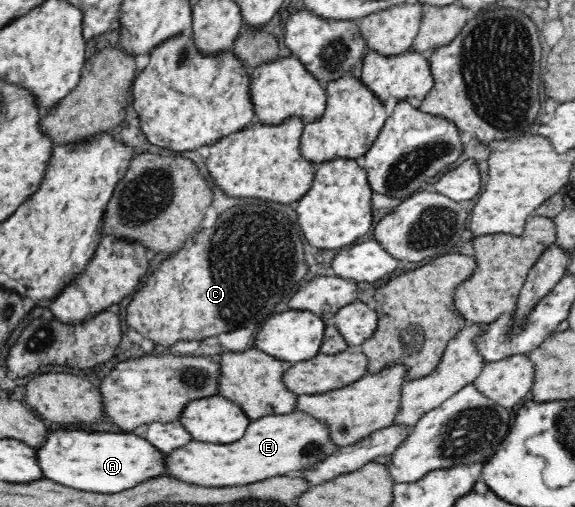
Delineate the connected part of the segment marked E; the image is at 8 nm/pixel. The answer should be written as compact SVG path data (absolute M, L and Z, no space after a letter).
M293 411L251 420L243 438L233 444L204 443L192 439L189 444L175 448L175 452L163 455L167 458L171 477L204 487L235 487L315 466L323 460L323 456L331 456L331 452L339 448L329 437L327 423L305 412Z

